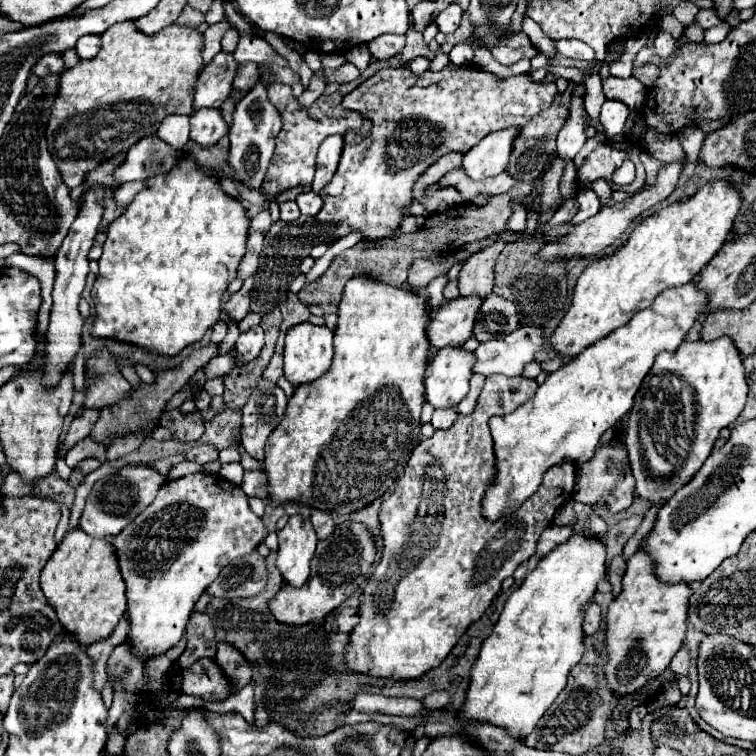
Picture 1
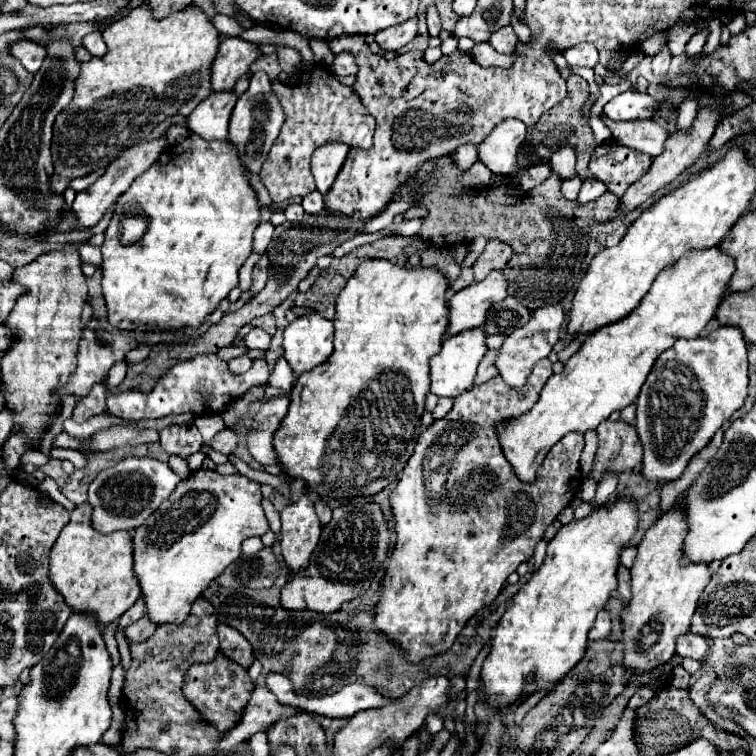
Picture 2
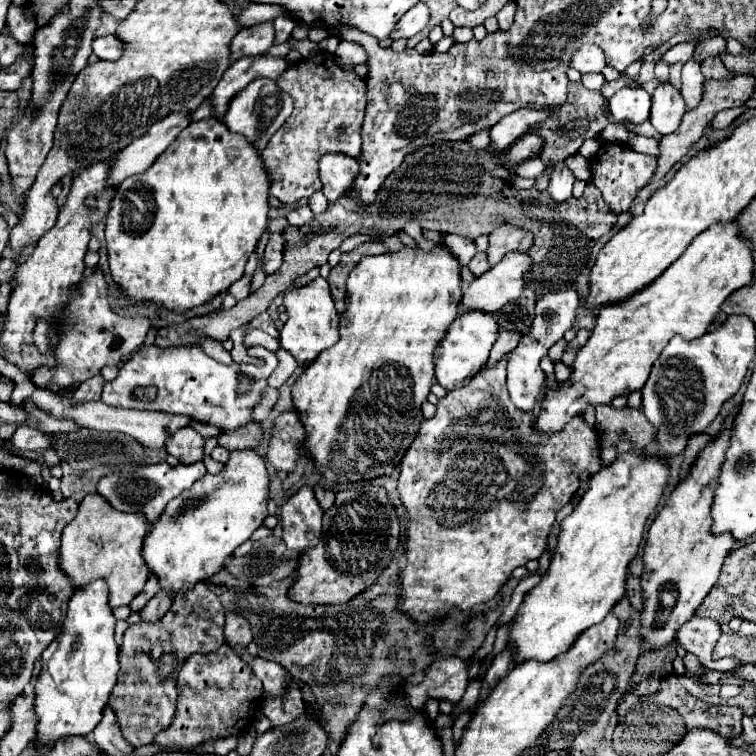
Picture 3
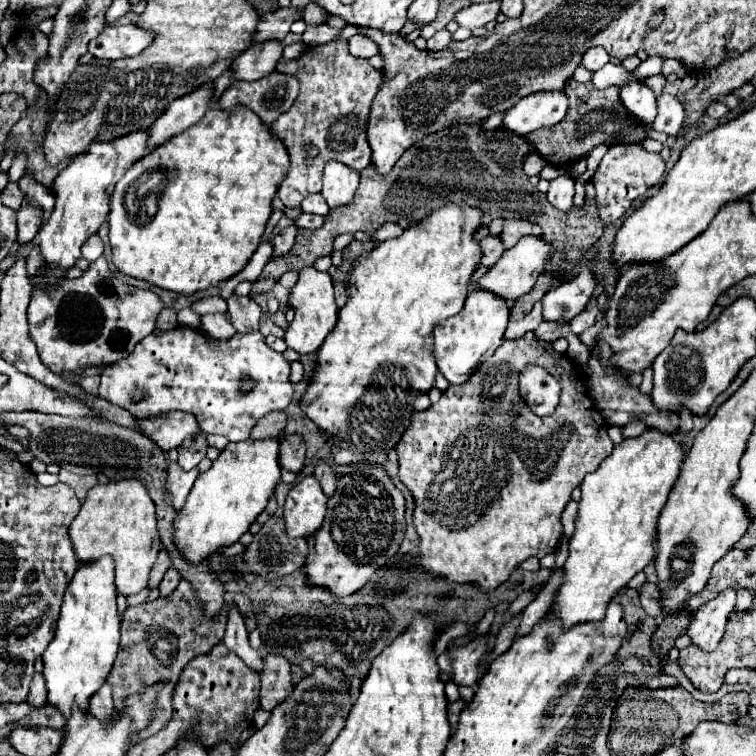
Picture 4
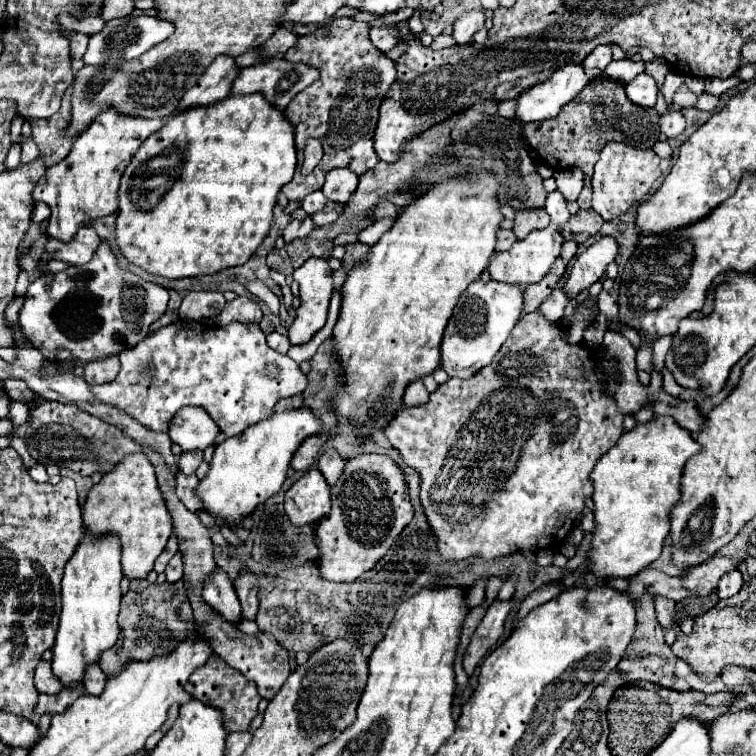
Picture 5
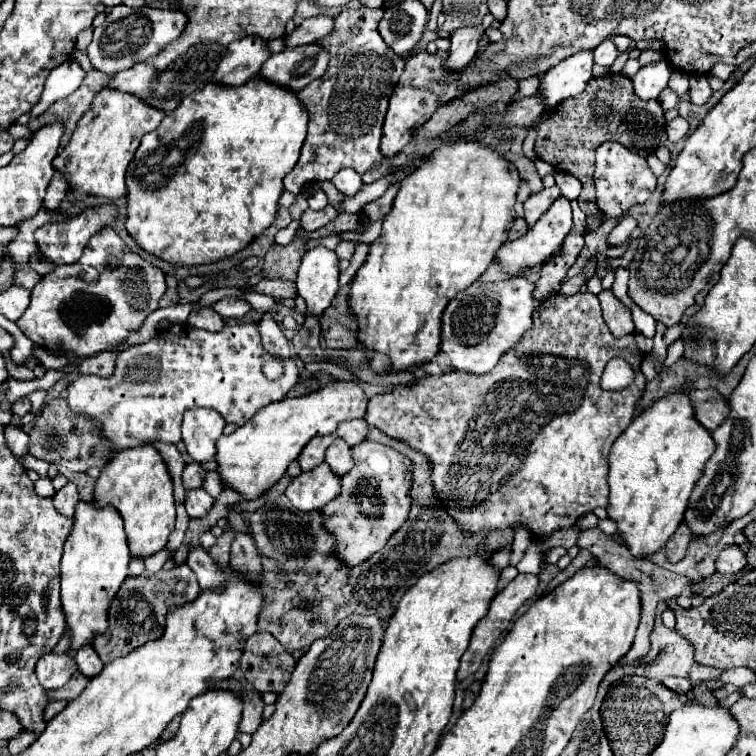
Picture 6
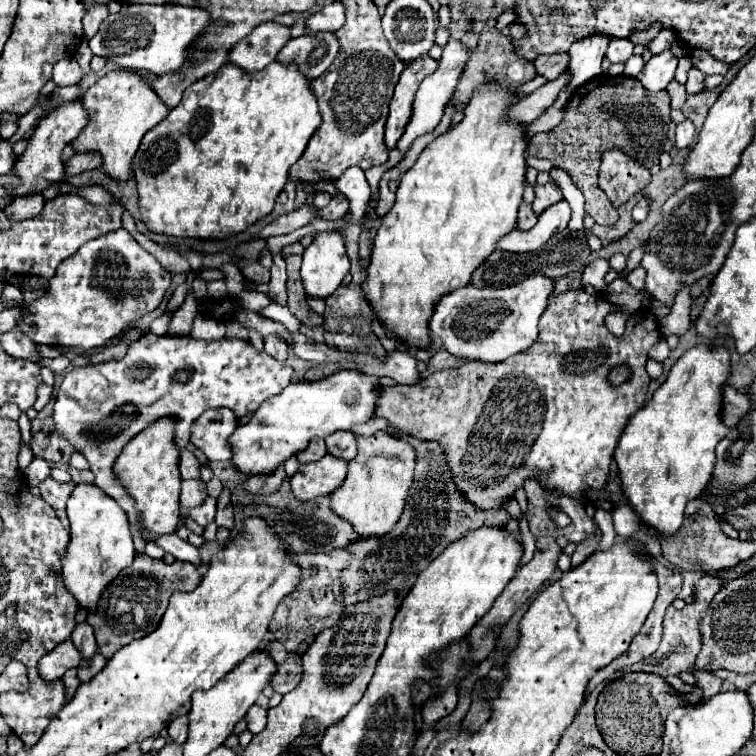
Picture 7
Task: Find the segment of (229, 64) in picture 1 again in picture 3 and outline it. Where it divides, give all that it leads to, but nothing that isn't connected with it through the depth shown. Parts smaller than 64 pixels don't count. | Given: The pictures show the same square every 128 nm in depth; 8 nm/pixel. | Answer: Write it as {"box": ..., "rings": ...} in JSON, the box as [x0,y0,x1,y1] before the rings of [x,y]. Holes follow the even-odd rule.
{"box":[232,22,274,60],"rings":[[[262,22],[250,28],[242,28],[236,38],[232,40],[232,60],[238,60],[240,56],[258,56],[264,54],[274,44],[274,24]]]}

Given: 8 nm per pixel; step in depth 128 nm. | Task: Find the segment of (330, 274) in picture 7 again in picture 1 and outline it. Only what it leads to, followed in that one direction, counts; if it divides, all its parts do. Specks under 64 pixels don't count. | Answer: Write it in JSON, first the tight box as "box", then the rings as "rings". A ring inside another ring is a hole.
{"box":[284,322,334,384],"rings":[[[302,322],[286,332],[284,376],[294,384],[306,384],[320,378],[332,362],[334,332],[326,326]]]}

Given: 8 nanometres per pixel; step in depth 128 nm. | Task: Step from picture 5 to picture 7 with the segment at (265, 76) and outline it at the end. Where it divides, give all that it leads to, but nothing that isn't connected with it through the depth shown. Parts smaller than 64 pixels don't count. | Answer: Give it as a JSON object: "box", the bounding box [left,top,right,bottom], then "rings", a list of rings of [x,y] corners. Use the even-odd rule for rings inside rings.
{"box":[280,32,340,80],"rings":[[[312,32],[300,38],[292,38],[280,52],[280,62],[296,62],[300,72],[314,80],[326,72],[332,60],[340,52],[340,42],[334,32]]]}

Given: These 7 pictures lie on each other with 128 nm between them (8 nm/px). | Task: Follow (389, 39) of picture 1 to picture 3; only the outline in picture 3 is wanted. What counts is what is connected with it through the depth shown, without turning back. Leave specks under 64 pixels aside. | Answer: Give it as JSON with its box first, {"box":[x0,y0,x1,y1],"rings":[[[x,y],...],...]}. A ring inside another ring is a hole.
{"box":[390,2,430,40],"rings":[[[418,2],[400,18],[400,22],[396,24],[396,28],[390,34],[390,38],[392,40],[412,38],[414,34],[422,32],[428,26],[428,20],[430,20],[430,8],[424,2]]]}

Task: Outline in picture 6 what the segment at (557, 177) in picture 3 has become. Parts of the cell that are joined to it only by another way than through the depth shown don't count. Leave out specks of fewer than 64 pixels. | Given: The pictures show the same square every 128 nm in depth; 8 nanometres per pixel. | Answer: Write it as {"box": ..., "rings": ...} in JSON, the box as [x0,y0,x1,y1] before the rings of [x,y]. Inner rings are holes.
{"box":[496,196,572,274],"rings":[[[560,196],[550,206],[550,210],[542,214],[542,218],[536,222],[536,226],[532,226],[522,238],[512,240],[512,242],[506,242],[498,250],[496,258],[502,262],[502,266],[504,266],[506,272],[518,274],[524,268],[530,268],[530,266],[536,266],[536,264],[542,264],[544,260],[548,260],[548,256],[554,254],[556,248],[560,248],[560,244],[564,242],[564,238],[570,232],[570,228],[572,228],[572,208],[570,208],[570,202],[564,196]]]}

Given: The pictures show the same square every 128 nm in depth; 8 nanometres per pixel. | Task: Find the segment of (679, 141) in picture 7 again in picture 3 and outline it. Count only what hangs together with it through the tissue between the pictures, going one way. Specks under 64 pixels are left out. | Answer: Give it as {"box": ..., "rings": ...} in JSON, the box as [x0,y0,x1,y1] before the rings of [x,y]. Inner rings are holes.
{"box":[650,82,686,136],"rings":[[[666,82],[654,90],[650,122],[662,136],[672,134],[680,126],[684,112],[686,112],[684,98],[680,90],[676,90],[672,84]]]}

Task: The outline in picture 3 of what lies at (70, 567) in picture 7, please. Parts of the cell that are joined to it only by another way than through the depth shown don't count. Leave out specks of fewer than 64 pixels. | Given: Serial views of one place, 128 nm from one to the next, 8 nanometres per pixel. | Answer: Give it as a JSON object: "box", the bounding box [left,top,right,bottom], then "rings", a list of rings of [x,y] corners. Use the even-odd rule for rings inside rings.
{"box":[36,580,118,746],"rings":[[[94,580],[86,588],[76,588],[64,628],[42,654],[42,672],[36,688],[36,742],[52,746],[62,736],[86,736],[102,718],[102,708],[116,684],[118,644],[114,640],[116,618],[108,604],[106,580]]]}

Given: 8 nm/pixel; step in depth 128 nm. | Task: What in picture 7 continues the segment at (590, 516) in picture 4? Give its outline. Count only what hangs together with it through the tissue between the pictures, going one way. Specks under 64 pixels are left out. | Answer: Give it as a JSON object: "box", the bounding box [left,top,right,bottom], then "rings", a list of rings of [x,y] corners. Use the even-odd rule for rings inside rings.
{"box":[614,344,730,536],"rings":[[[698,344],[686,350],[652,400],[632,416],[618,442],[614,460],[624,494],[636,514],[662,536],[680,528],[686,504],[698,498],[712,478],[716,444],[728,432],[720,420],[720,388],[728,378],[730,350],[726,346]]]}

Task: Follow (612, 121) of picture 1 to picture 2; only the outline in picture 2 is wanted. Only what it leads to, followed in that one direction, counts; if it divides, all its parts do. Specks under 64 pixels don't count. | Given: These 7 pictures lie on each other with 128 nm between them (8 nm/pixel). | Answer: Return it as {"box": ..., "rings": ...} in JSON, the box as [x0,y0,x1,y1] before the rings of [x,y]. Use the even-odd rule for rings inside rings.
{"box":[604,90,656,120],"rings":[[[628,90],[618,94],[616,98],[612,98],[606,106],[604,106],[604,114],[610,120],[644,120],[644,118],[652,118],[652,112],[656,108],[656,100],[648,94],[636,92],[636,90]]]}

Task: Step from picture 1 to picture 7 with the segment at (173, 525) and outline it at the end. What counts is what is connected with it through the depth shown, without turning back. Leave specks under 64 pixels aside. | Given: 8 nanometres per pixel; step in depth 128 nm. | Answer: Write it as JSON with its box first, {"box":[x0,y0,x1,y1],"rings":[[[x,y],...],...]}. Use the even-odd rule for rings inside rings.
{"box":[230,368,380,474],"rings":[[[356,368],[340,370],[324,380],[292,382],[280,394],[260,404],[256,416],[236,428],[236,432],[230,436],[230,444],[234,450],[232,462],[246,474],[272,472],[292,454],[304,450],[312,438],[326,438],[336,430],[350,430],[356,424],[372,420],[376,404],[380,400],[380,392],[380,378],[368,376]]]}

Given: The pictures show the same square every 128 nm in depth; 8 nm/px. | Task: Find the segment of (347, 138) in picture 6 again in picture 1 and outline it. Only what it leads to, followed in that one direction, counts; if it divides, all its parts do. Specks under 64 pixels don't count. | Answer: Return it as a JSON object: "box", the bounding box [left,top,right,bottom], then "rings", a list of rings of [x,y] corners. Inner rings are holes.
{"box":[262,82,372,198],"rings":[[[272,82],[268,86],[268,98],[278,108],[282,116],[282,130],[276,138],[276,150],[270,160],[266,178],[262,182],[264,192],[270,198],[276,198],[278,194],[290,190],[290,188],[304,188],[312,184],[314,178],[314,158],[320,142],[330,134],[344,134],[344,132],[368,132],[372,130],[372,122],[364,120],[358,112],[348,112],[348,108],[342,106],[342,94],[334,92],[330,96],[320,96],[312,106],[302,106],[296,96],[292,96],[290,86]]]}

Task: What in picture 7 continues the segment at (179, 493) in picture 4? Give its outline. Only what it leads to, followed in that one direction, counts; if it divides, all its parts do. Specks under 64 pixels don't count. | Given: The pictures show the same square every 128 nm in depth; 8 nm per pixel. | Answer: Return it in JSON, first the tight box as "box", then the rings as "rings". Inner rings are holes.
{"box":[190,496,216,528],"rings":[[[210,496],[202,502],[202,506],[194,508],[194,510],[190,512],[190,518],[192,518],[196,524],[200,524],[202,528],[206,528],[208,524],[212,524],[212,522],[214,522],[214,516],[216,516],[216,498],[210,498]]]}

